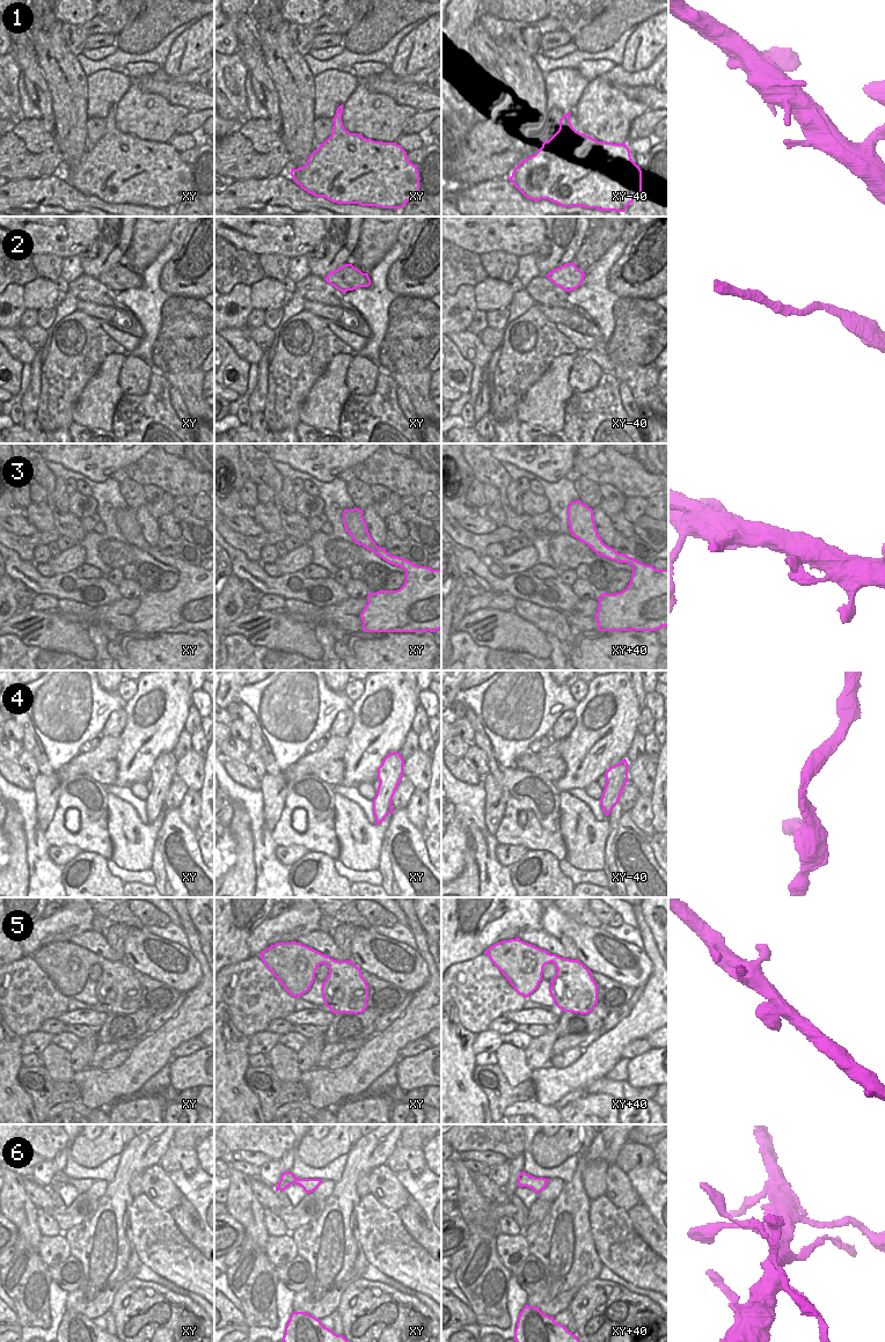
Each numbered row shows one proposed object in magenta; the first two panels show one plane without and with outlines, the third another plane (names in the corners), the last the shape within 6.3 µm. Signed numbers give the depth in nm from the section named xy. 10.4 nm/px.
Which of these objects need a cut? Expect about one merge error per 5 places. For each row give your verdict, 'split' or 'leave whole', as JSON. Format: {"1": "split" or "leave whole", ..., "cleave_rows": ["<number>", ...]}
{"1": "leave whole", "2": "leave whole", "3": "leave whole", "4": "leave whole", "5": "leave whole", "6": "leave whole", "cleave_rows": []}

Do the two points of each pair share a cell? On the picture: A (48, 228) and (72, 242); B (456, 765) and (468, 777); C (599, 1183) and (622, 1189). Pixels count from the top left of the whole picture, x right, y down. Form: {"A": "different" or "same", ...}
{"A": "same", "B": "same", "C": "different"}

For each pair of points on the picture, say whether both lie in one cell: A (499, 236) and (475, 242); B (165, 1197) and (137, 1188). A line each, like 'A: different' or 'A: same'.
A: same
B: different

